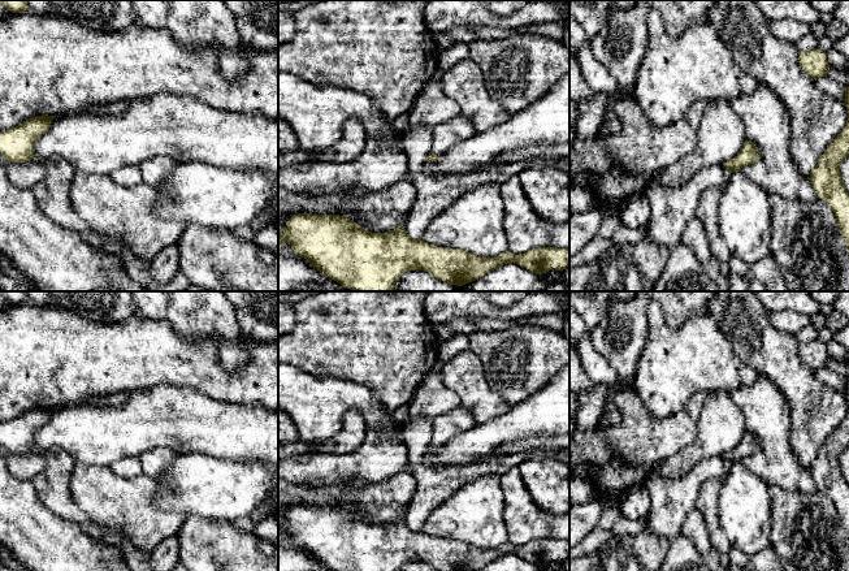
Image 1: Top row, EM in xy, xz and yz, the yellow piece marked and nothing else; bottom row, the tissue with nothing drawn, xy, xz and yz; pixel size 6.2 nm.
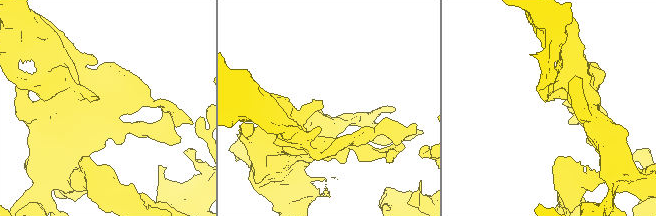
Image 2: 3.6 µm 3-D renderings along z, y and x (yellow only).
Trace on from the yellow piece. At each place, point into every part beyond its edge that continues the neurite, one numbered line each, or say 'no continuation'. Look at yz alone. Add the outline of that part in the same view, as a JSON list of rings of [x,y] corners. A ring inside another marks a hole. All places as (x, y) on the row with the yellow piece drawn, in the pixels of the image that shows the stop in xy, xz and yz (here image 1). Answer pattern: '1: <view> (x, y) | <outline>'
no continuation

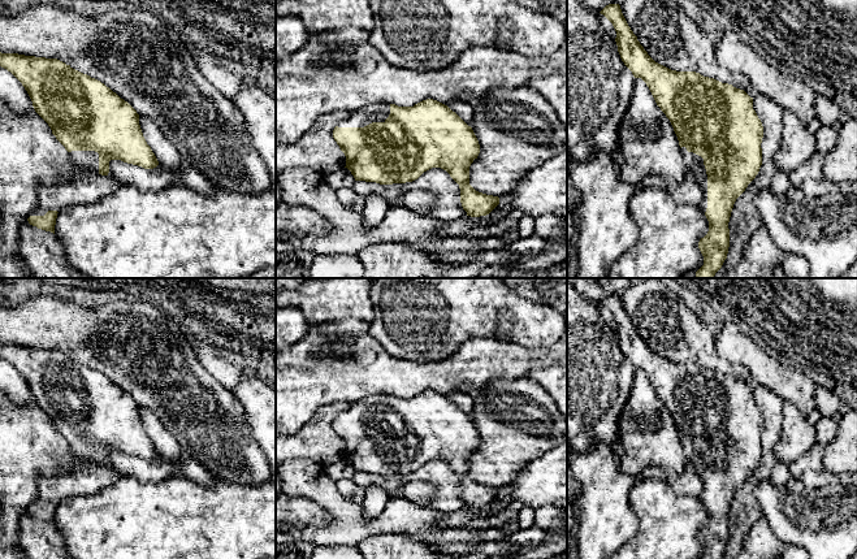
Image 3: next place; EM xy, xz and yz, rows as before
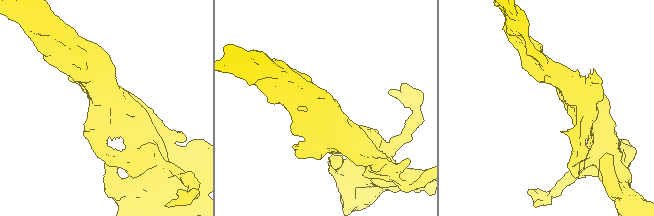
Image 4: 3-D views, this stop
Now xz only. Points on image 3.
1: xz (368, 113) | [[[368,104],[356,112],[351,113],[351,117],[343,122],[339,122],[338,127],[364,127],[372,124],[376,118],[386,120],[390,114],[390,104]]]

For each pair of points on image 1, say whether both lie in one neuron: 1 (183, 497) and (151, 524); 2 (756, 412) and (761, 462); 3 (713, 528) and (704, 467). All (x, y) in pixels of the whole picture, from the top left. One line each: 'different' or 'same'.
1: different
2: same
3: different

